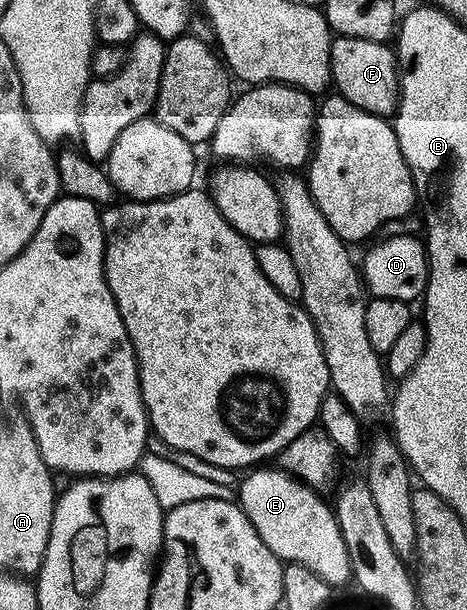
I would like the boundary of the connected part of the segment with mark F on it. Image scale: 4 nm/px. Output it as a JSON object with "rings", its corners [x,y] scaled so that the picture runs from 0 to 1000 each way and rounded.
{"rings":[[[715,59],[709,116],[709,133],[717,146],[722,139],[719,151],[760,175],[801,185],[805,192],[831,193],[848,187],[859,157],[859,128],[844,82],[831,72],[767,61]]]}

